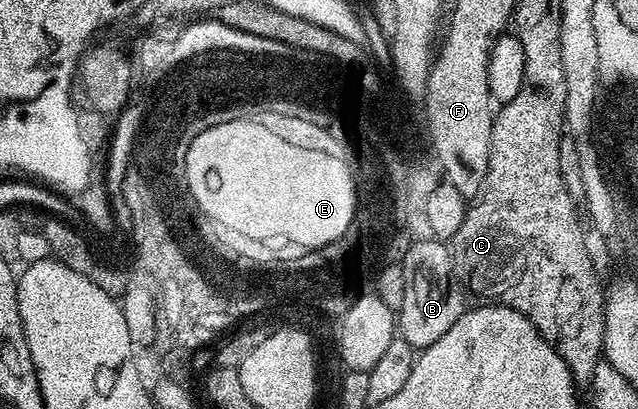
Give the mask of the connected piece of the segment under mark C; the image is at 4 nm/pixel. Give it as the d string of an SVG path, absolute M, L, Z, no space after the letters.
M560 61L560 69L558 71L560 71L560 75L556 79L556 85L538 85L538 83L534 83L534 87L530 87L532 91L540 93L538 97L546 97L546 101L542 105L542 107L546 107L544 111L532 111L534 109L532 101L511 101L510 99L505 100L499 106L502 108L497 108L491 125L490 160L488 161L485 186L482 188L481 194L478 195L476 202L467 210L464 217L464 225L460 225L460 229L454 234L452 254L454 257L454 270L458 272L459 279L464 281L469 294L471 296L473 296L472 294L479 295L482 298L479 300L489 301L494 305L515 307L521 315L529 317L537 331L558 350L558 355L566 362L570 372L574 374L575 384L582 385L582 383L589 384L593 380L596 365L604 355L602 349L602 334L604 333L604 317L602 316L604 310L604 283L594 282L594 275L590 271L590 263L586 259L585 248L582 246L582 238L577 225L578 218L574 216L570 201L563 191L562 183L559 182L558 155L555 154L555 135L561 126L560 121L566 118L564 64L562 61Z

